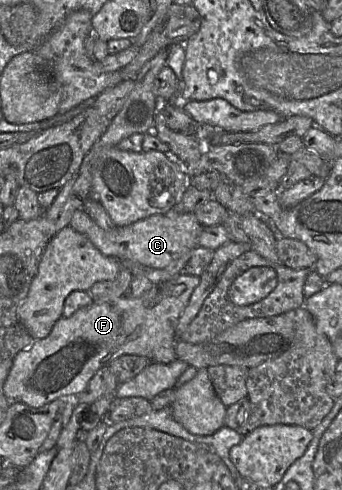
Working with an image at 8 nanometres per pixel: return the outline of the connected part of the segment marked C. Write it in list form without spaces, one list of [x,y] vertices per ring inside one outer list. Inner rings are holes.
[[[85,209],[74,212],[70,225],[77,232],[87,236],[104,255],[119,261],[135,261],[142,265],[162,269],[174,260],[198,246],[198,237],[203,226],[194,213],[170,212],[153,215],[124,227],[103,230],[88,215]]]

